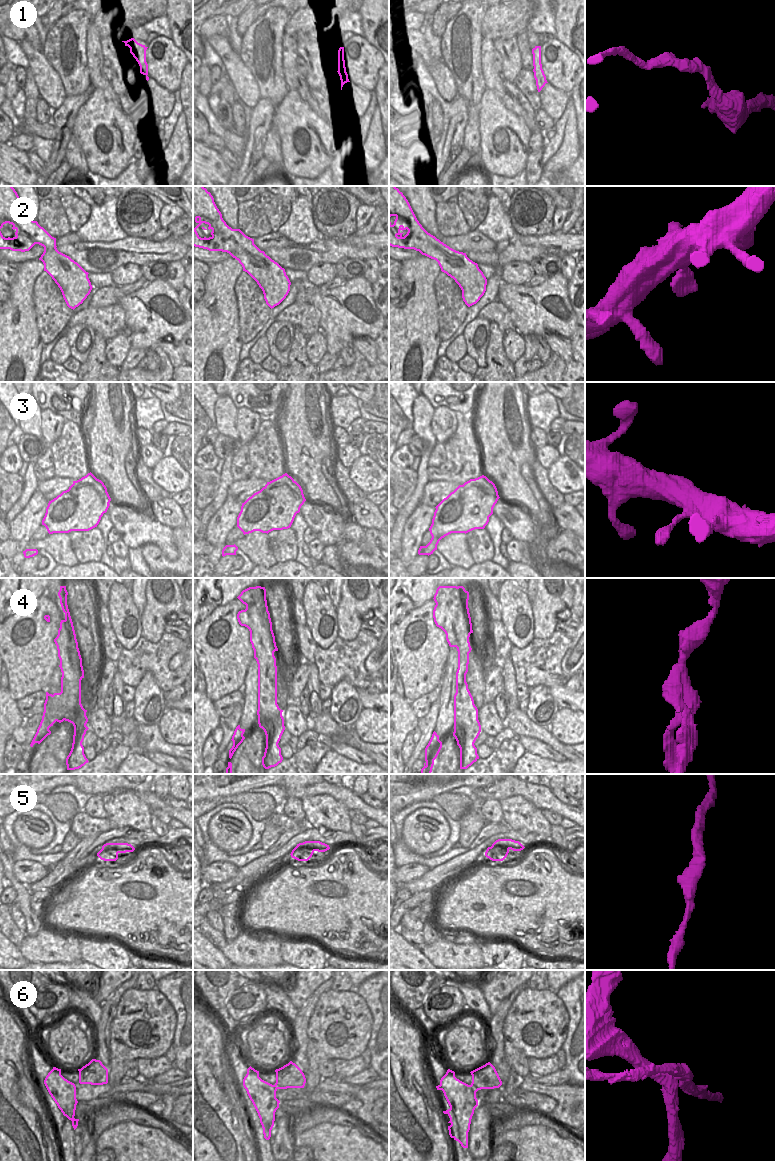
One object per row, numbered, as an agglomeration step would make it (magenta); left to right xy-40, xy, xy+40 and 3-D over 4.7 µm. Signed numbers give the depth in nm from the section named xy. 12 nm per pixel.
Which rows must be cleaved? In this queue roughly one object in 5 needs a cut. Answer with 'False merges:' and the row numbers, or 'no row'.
False merges: 6

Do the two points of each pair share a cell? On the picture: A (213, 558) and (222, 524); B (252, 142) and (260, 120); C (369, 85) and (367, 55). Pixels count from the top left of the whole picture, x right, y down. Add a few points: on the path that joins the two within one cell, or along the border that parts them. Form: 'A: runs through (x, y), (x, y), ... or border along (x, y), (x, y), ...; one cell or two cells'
A: runs through (217, 550), (218, 532); one cell
B: runs through (257, 137), (260, 125); one cell
C: runs through (367, 78), (367, 62); one cell

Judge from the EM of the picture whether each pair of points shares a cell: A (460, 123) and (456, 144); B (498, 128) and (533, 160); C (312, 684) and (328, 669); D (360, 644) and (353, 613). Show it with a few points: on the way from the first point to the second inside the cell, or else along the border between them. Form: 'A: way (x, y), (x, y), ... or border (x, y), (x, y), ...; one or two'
A: way (456, 128), (456, 139); one
B: border (530, 152), (524, 169); two
C: border (313, 663), (317, 668), (317, 677), (321, 683); two
D: border (359, 630), (351, 640), (337, 637); two

